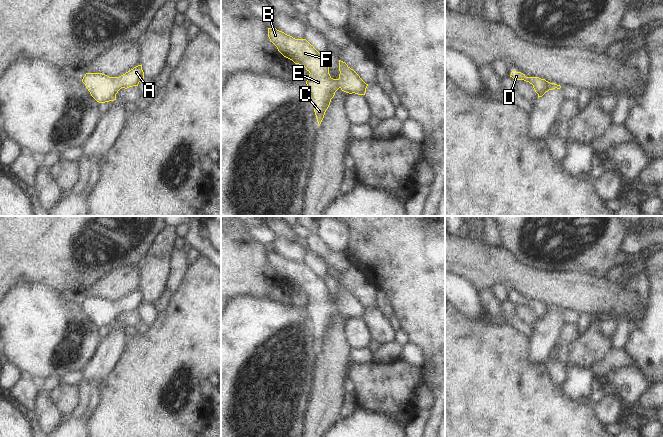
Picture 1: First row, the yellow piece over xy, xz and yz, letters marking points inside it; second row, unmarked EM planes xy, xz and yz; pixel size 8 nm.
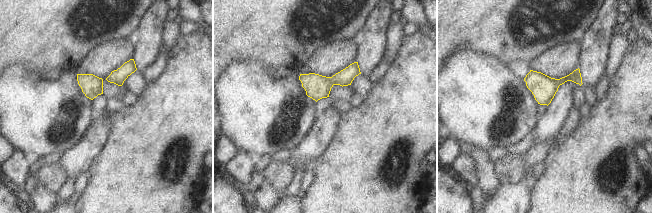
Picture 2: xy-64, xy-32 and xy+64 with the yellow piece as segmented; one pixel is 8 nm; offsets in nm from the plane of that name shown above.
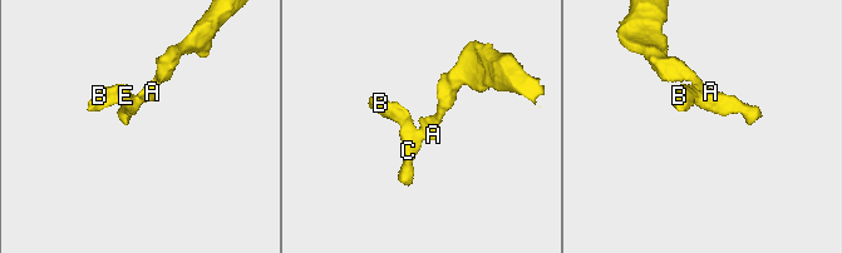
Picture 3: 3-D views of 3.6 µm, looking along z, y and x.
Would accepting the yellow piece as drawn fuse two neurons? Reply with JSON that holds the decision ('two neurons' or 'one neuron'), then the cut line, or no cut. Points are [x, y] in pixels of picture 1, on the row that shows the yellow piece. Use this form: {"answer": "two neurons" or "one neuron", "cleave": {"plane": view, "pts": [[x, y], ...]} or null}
{"answer": "one neuron", "cleave": null}

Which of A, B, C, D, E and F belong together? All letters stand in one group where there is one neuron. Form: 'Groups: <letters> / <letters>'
Groups: A B C D E F

